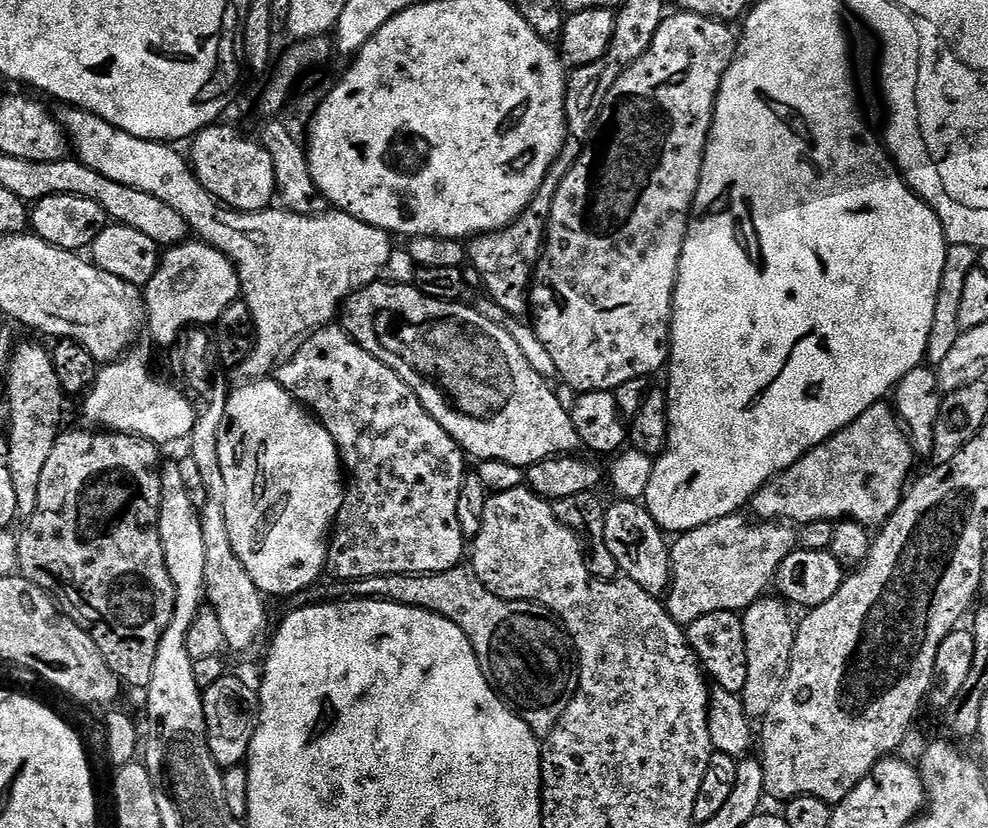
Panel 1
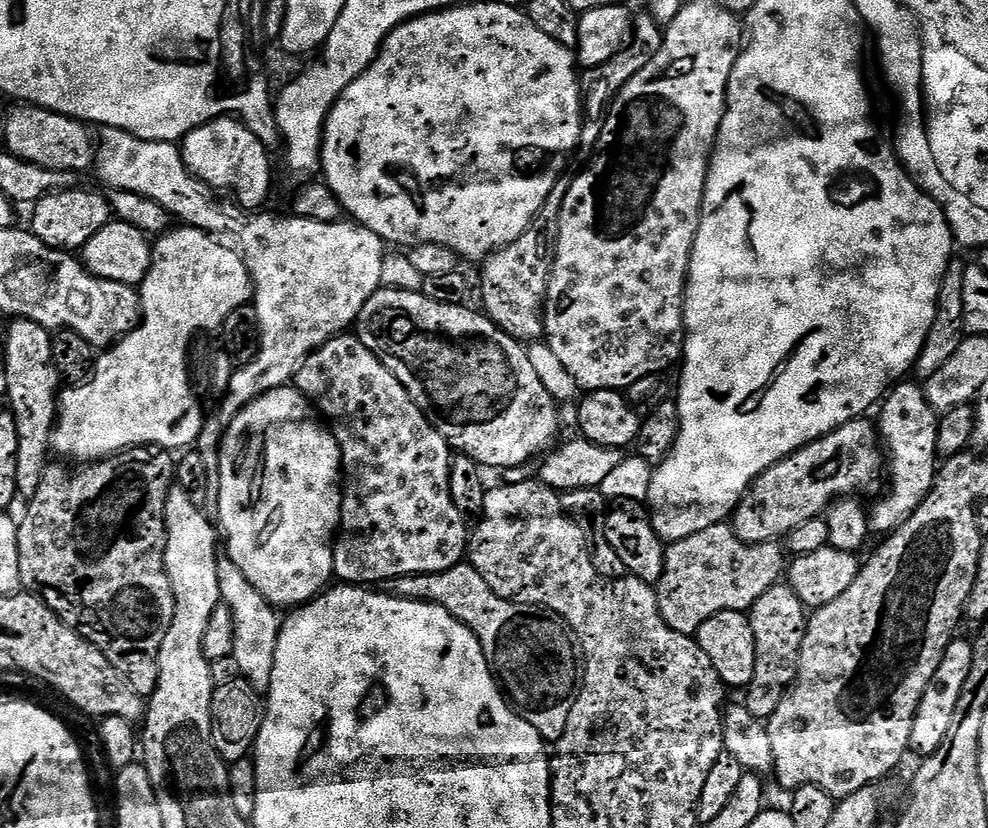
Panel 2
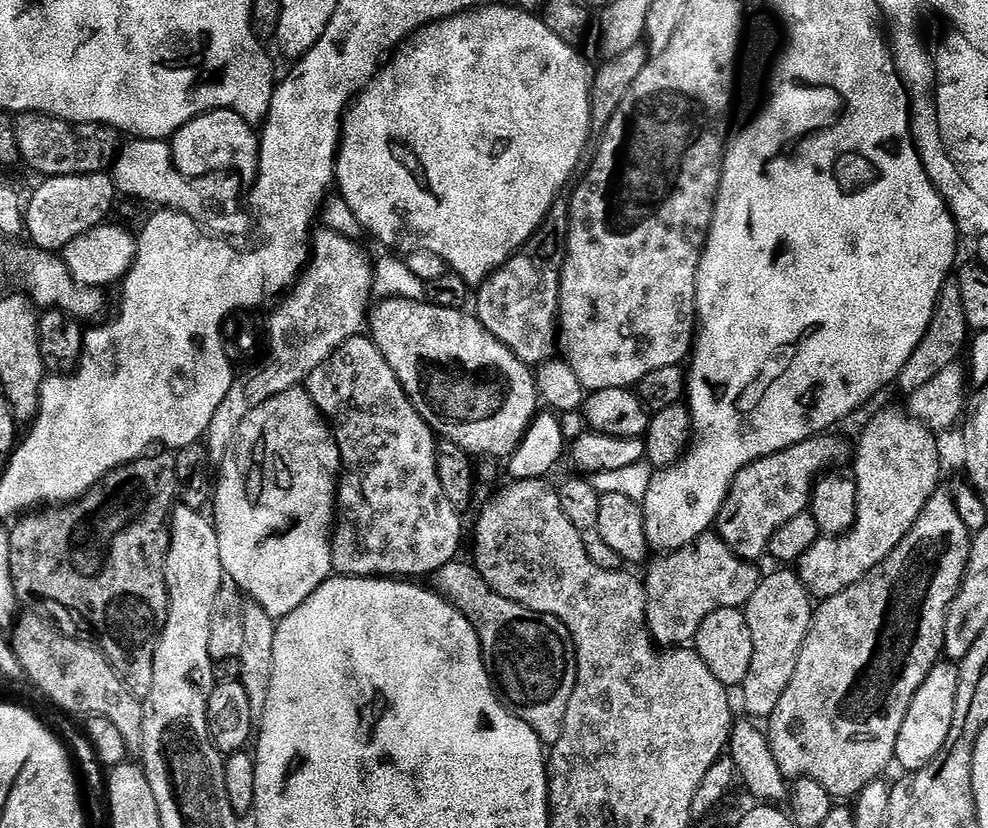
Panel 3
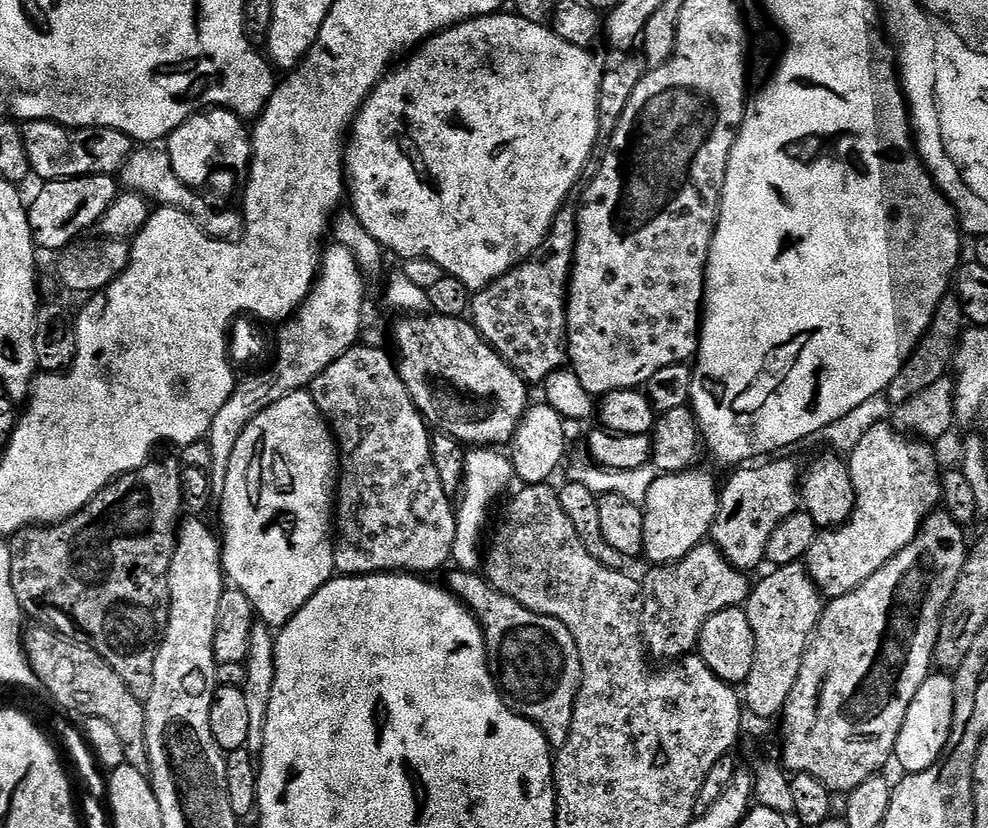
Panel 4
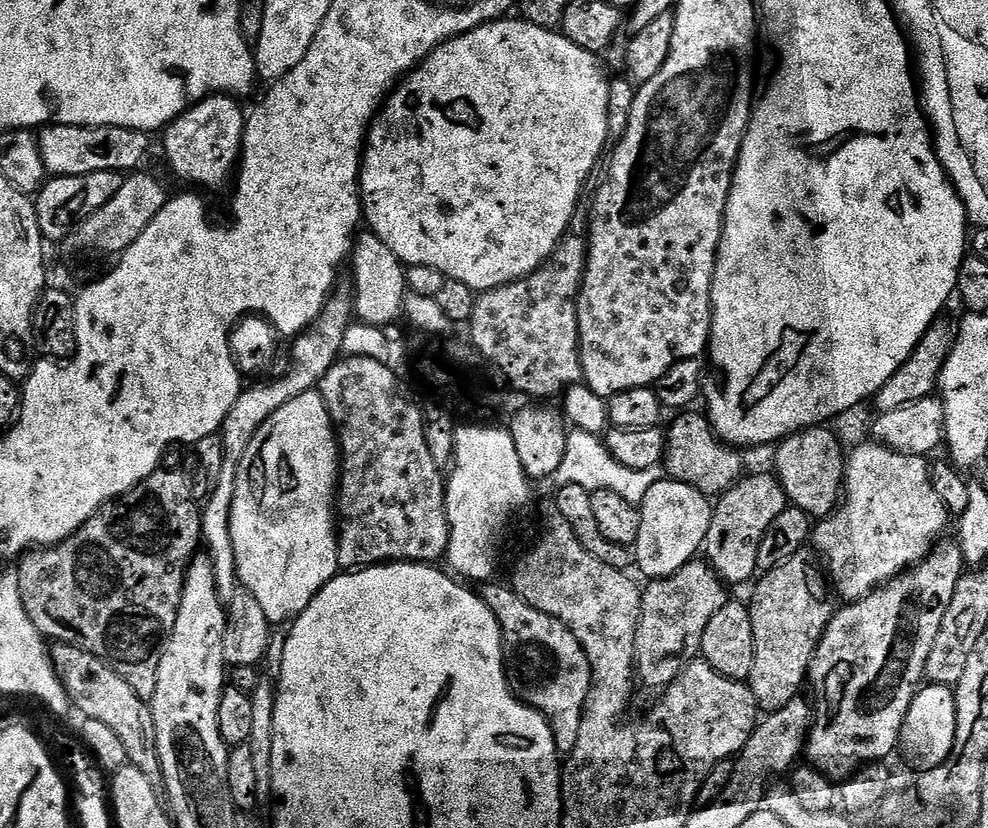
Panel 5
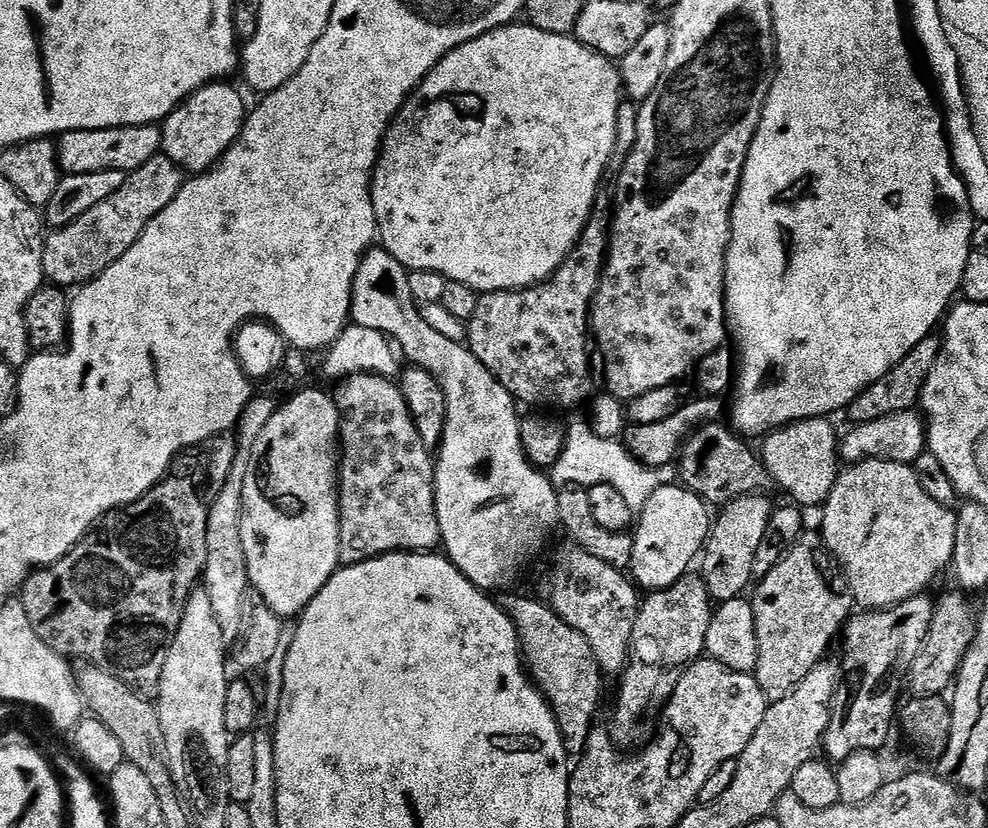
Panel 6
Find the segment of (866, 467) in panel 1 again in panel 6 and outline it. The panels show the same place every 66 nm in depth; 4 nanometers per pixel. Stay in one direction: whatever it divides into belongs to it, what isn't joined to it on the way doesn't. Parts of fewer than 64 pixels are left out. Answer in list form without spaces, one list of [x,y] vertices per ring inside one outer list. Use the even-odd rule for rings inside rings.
[[[753,494],[731,500],[717,511],[720,512],[717,516],[715,513],[708,530],[708,540],[702,549],[702,579],[713,601],[734,600],[745,595],[744,587],[753,583],[754,556],[773,511],[774,504],[764,494]]]

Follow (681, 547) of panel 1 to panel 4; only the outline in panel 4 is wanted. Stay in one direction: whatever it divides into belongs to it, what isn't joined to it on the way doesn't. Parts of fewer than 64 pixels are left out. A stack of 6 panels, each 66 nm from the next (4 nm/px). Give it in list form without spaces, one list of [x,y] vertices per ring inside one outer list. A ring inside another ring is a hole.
[[[705,542],[690,550],[686,558],[675,564],[662,564],[647,569],[648,577],[643,577],[642,592],[644,595],[644,642],[653,657],[660,662],[676,662],[689,655],[699,645],[700,631],[705,622],[714,614],[727,608],[739,608],[748,599],[750,580],[743,571],[735,568],[716,547],[715,543]]]

